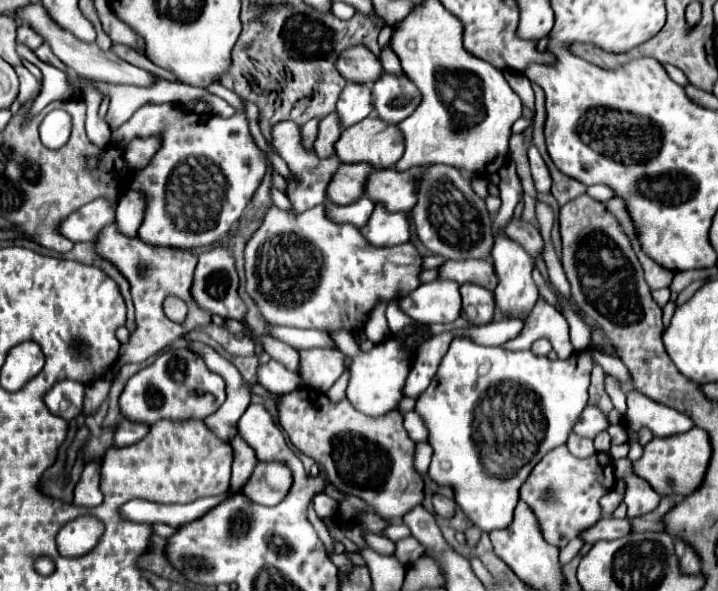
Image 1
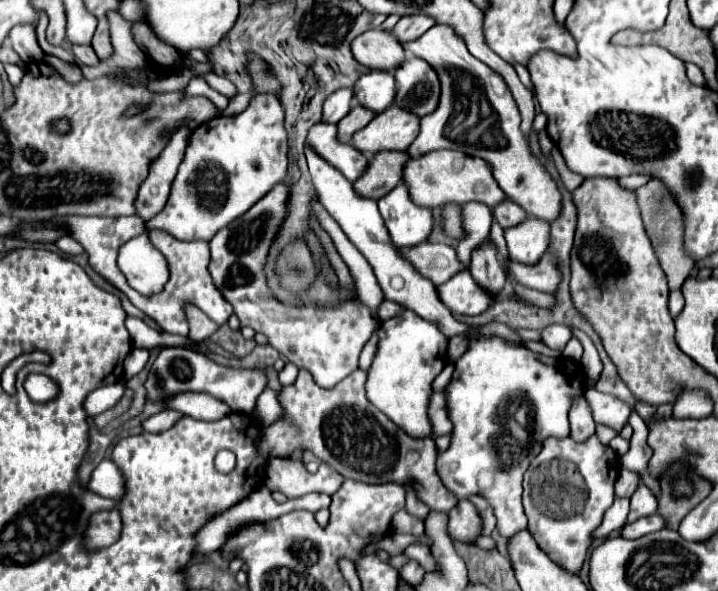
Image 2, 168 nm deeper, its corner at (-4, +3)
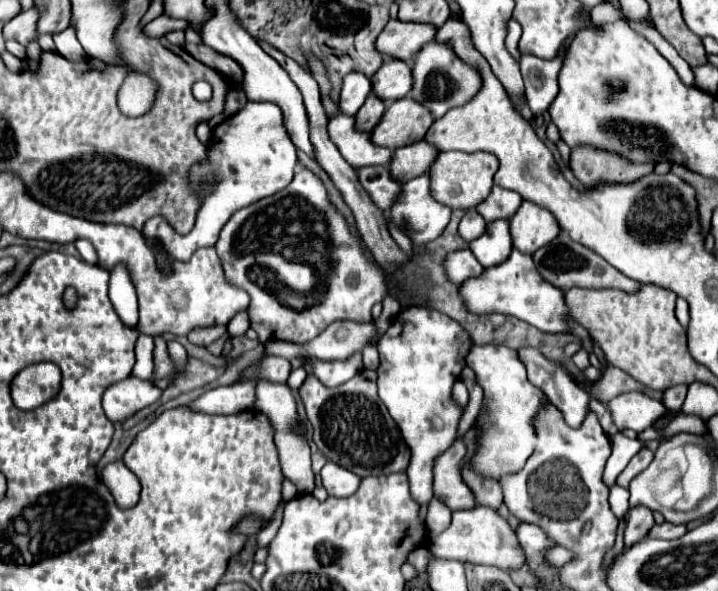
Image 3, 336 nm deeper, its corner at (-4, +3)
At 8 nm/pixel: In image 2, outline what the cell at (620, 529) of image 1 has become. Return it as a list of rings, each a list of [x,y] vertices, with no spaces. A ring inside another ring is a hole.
[[[654,514],[654,516],[646,516],[646,518],[640,518],[632,524],[626,524],[620,528],[620,536],[622,538],[640,538],[644,534],[650,534],[650,532],[656,532],[656,530],[662,530],[664,528],[664,520]]]

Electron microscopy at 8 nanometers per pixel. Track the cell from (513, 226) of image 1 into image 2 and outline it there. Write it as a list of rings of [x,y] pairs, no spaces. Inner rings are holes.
[[[506,200],[506,202],[502,202],[502,204],[498,204],[498,206],[494,208],[494,218],[496,218],[498,224],[506,230],[506,228],[512,228],[512,226],[522,224],[522,222],[528,218],[528,214],[526,214],[516,202]]]

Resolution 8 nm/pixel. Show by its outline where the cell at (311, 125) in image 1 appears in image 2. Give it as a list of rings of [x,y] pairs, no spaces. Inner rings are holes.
[[[342,88],[328,96],[324,102],[324,112],[322,112],[322,122],[334,122],[338,124],[348,112],[350,112],[350,100],[354,98],[352,88]]]

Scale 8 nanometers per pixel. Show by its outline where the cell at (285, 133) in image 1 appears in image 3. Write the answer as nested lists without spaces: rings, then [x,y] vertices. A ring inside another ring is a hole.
[[[338,114],[328,122],[328,132],[330,140],[338,146],[340,154],[352,168],[360,166],[388,166],[392,160],[394,150],[382,148],[372,144],[370,132],[356,130],[356,118]]]

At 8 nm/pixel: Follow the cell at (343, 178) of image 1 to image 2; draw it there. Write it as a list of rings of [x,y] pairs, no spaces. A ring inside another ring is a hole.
[[[378,152],[362,172],[362,178],[352,184],[354,192],[362,198],[382,198],[402,182],[402,166],[406,160],[406,152]]]

